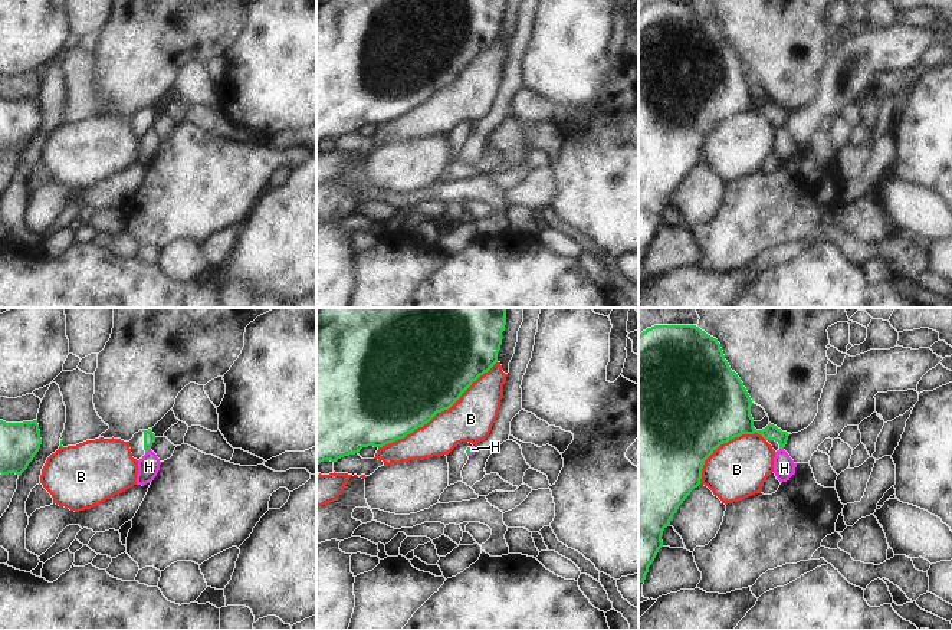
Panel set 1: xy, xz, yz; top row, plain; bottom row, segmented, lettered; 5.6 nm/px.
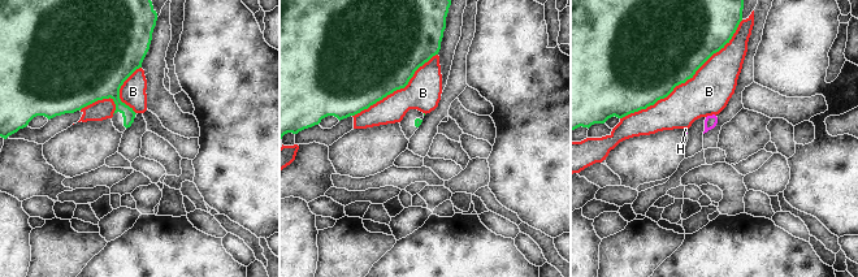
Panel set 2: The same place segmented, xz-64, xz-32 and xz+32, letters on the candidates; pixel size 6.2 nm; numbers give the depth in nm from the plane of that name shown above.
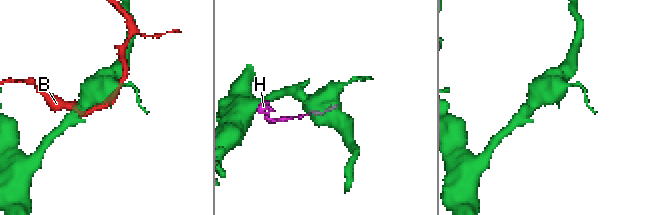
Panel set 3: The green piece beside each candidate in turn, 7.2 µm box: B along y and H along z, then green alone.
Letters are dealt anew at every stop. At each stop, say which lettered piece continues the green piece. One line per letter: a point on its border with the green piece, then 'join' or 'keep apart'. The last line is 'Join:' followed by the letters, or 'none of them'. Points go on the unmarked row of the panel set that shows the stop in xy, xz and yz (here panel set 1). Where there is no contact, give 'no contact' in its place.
B: xz (437, 89) | keep apart
H: xy (148, 127) | keep apart
Join: none of them

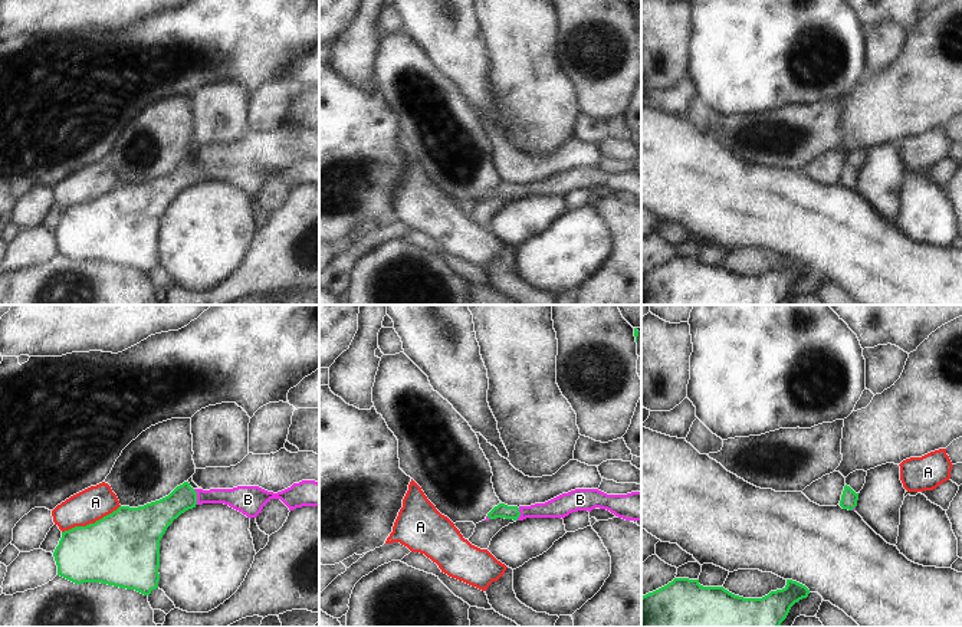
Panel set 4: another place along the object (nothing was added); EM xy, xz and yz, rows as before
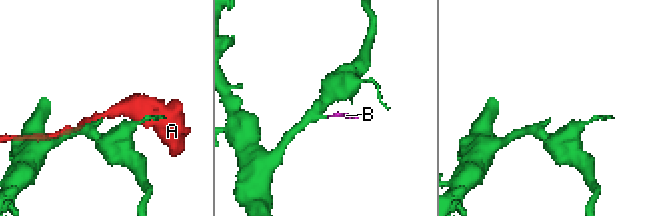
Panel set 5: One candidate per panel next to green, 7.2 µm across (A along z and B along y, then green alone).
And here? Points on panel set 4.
A: xy (91, 202) | keep apart
B: xy (196, 174) | join
Join: B

